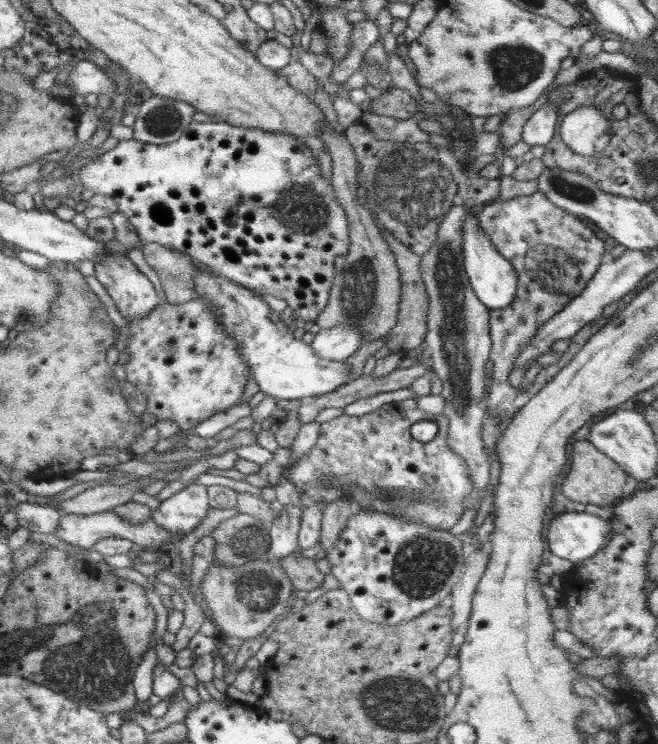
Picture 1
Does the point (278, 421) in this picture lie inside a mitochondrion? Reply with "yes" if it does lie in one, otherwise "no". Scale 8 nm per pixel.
no

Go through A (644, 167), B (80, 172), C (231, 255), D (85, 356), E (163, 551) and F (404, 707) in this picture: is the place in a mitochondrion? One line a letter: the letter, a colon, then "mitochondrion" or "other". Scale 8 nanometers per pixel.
A: mitochondrion
B: other
C: other
D: other
E: other
F: mitochondrion

